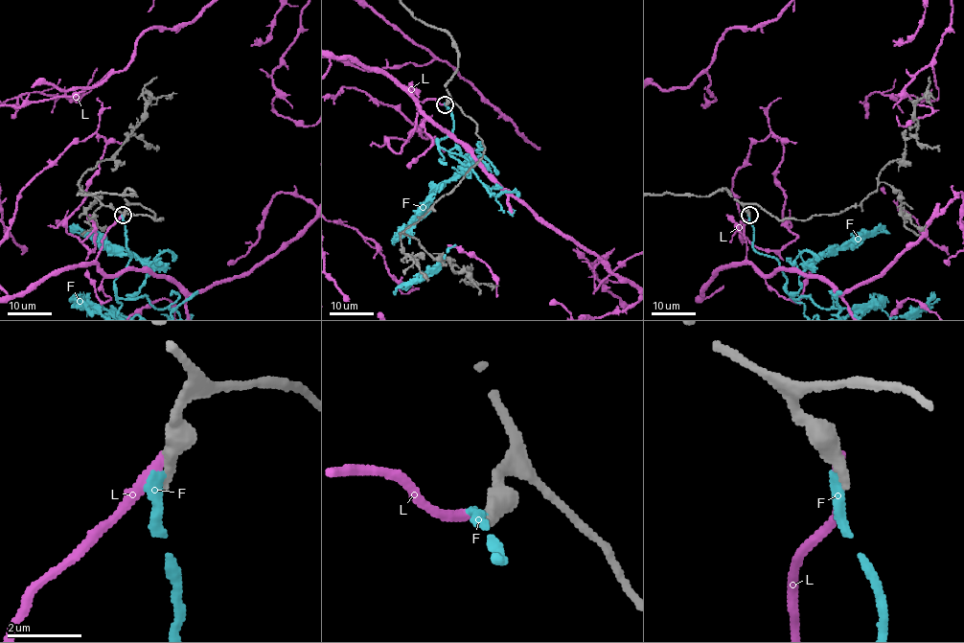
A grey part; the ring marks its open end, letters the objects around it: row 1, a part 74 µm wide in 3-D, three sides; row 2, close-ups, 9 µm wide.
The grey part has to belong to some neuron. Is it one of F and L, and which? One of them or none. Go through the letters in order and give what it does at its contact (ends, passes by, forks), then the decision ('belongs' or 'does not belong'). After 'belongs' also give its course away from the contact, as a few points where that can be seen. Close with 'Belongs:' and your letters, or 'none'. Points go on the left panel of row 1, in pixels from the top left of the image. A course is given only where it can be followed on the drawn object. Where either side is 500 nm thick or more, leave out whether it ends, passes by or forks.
F: it ends | belongs
L: does not belong
Belongs: F

